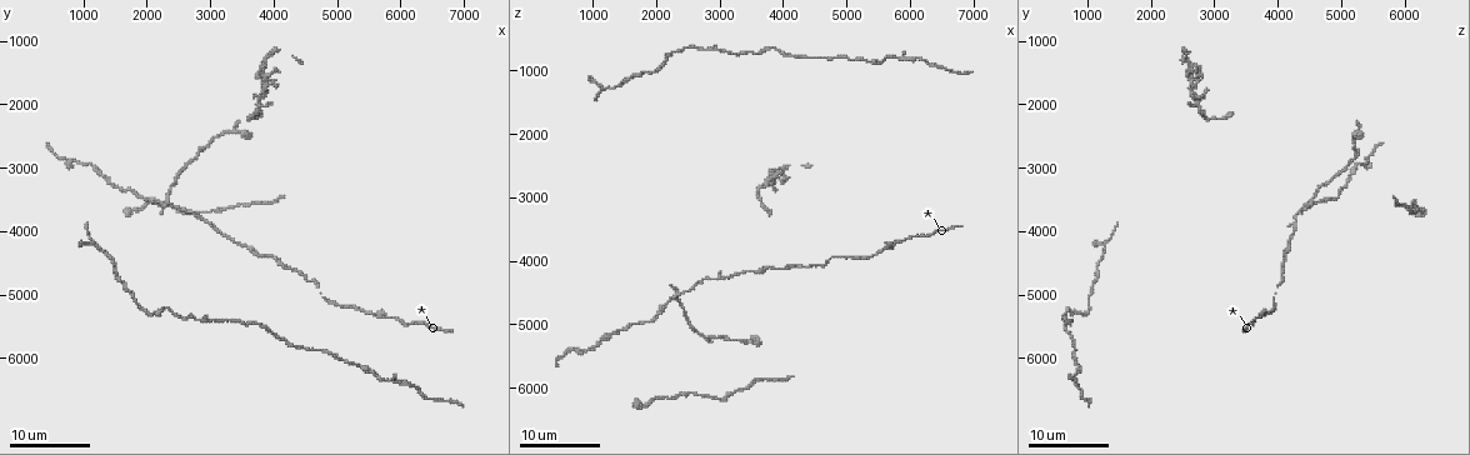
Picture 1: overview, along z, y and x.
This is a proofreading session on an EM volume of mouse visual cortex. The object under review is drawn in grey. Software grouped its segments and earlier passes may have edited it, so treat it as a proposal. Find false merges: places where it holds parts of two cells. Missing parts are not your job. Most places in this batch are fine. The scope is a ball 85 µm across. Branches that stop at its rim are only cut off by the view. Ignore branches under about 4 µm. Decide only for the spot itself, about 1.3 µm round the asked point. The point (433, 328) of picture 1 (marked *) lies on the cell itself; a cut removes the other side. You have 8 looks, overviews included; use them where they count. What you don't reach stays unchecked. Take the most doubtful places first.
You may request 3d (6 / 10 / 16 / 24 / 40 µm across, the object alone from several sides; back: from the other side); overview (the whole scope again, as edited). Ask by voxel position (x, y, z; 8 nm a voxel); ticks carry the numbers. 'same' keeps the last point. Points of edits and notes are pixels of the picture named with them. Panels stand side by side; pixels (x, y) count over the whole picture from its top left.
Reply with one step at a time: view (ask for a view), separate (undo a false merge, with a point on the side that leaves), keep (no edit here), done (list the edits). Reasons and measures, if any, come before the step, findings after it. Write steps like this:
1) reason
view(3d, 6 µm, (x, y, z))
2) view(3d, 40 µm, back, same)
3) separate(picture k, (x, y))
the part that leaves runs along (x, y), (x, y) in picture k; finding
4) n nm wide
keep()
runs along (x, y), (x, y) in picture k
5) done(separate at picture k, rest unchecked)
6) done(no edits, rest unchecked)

view(3d, 24 µm, (2350, 3500, 4550))

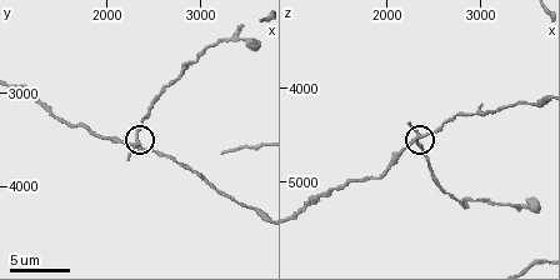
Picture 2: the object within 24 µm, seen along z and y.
closer look
view(3d, 6 µm, same)

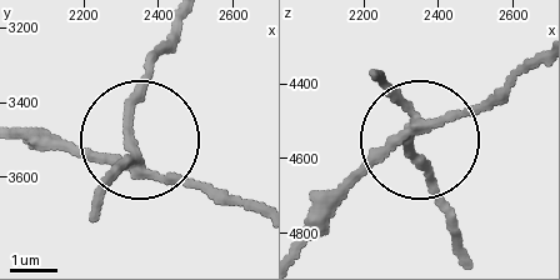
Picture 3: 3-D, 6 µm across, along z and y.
view(3d, 6 µm, back, same)

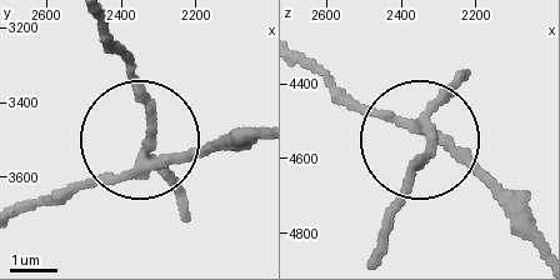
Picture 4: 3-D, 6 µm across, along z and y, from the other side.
200 nm wide
separate(picture 4, (136, 100))
a second cell is stuck on

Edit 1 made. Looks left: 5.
three arms meet
view(3d, 24 µm, (5950, 6350, 850))

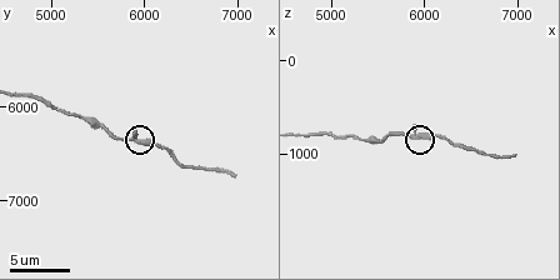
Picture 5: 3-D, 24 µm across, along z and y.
view(3d, 6 µm, (5950, 6350, 850))

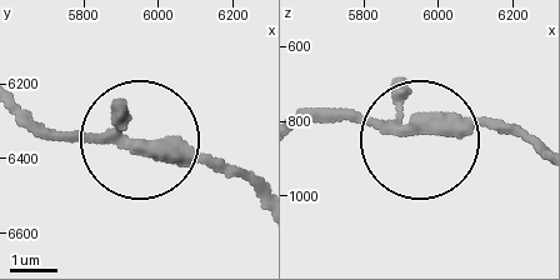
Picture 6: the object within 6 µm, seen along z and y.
view(3d, 6 µm, back, (5930, 6360, 810))

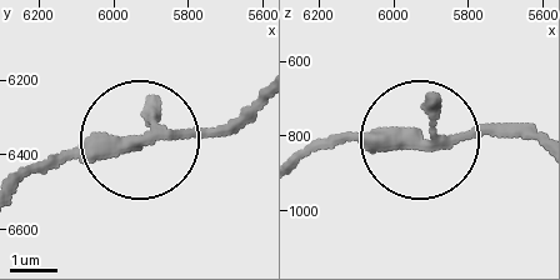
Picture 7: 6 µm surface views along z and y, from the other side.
keep()
continuous, no second cell

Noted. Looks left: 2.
view(3d, 24 µm, (3600, 2200, 2900))

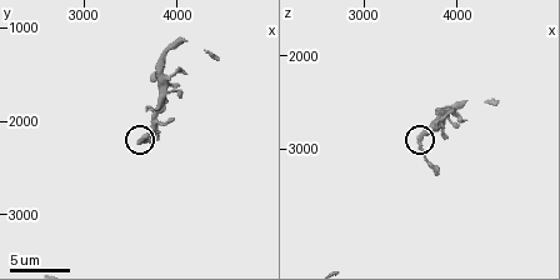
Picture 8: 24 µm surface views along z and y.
view(3d, 10 µm, (3600, 2200, 2900))

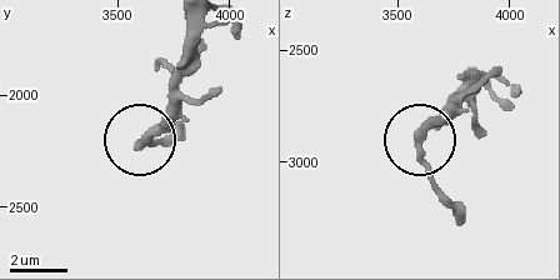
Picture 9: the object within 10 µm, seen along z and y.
keep()
all the same cell

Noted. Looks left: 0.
done(separate at picture 4, rest unchecked)

